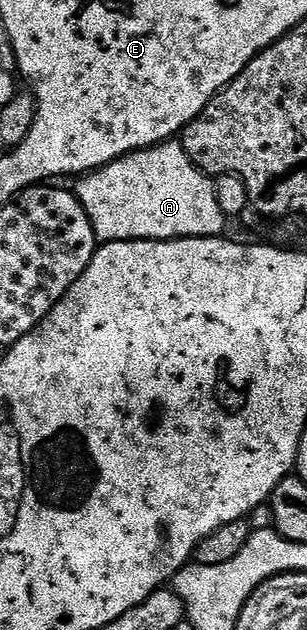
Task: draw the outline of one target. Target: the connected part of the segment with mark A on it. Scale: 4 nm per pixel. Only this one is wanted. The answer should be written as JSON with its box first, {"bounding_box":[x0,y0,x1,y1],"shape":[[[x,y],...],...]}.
{"bounding_box":[74,140,226,243],"shape":[[[179,140],[164,141],[161,145],[152,145],[149,149],[139,149],[133,153],[128,153],[117,161],[111,161],[108,165],[103,165],[100,169],[93,169],[91,173],[83,174],[75,182],[74,192],[76,198],[82,203],[86,215],[96,232],[97,242],[107,243],[110,241],[177,241],[183,237],[219,237],[225,231],[224,224],[226,218],[222,207],[218,207],[218,195],[214,195],[214,180],[209,174],[203,173],[196,164],[186,155],[183,144]]]}

